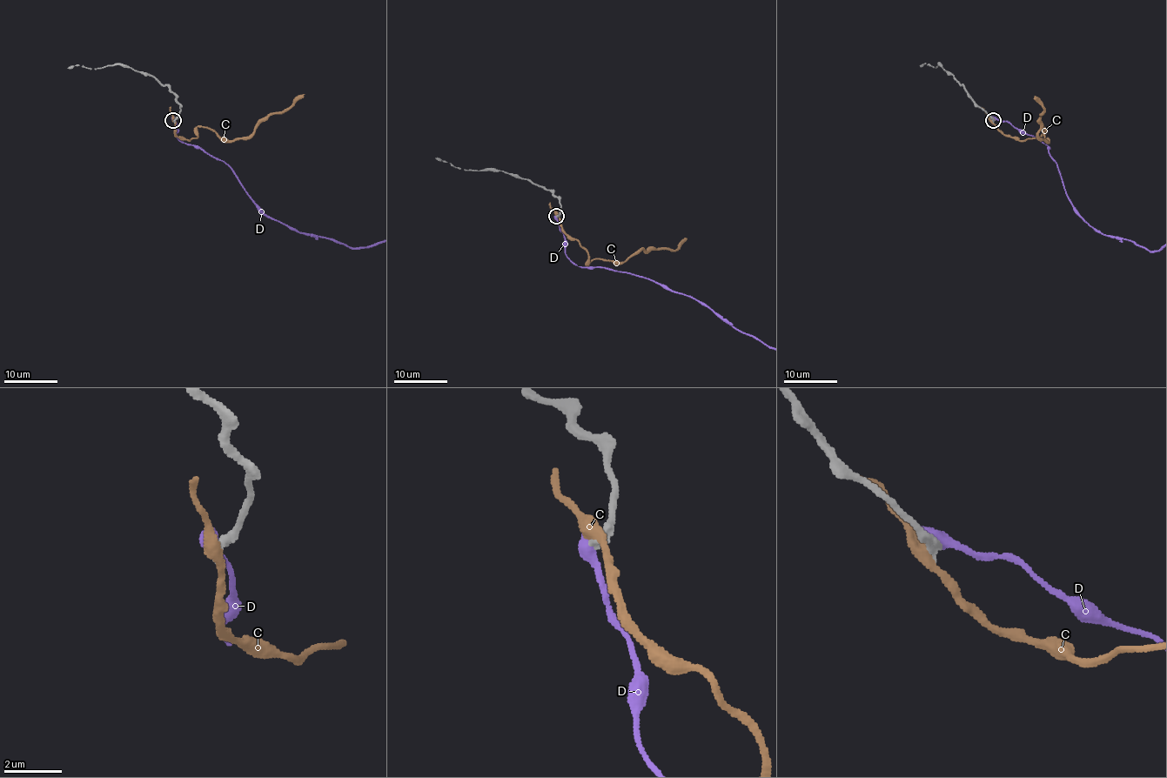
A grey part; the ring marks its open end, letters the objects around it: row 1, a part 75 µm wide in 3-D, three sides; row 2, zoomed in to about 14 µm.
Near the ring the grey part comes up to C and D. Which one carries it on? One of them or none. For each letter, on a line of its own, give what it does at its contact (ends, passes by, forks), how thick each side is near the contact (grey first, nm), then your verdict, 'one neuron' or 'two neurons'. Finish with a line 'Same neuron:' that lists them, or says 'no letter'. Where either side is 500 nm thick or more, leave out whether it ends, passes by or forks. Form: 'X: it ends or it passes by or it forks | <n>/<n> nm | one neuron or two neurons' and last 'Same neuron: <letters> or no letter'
C: it passes by | 320/400 nm | two neurons
D: 340/500 nm | two neurons
Same neuron: no letter

